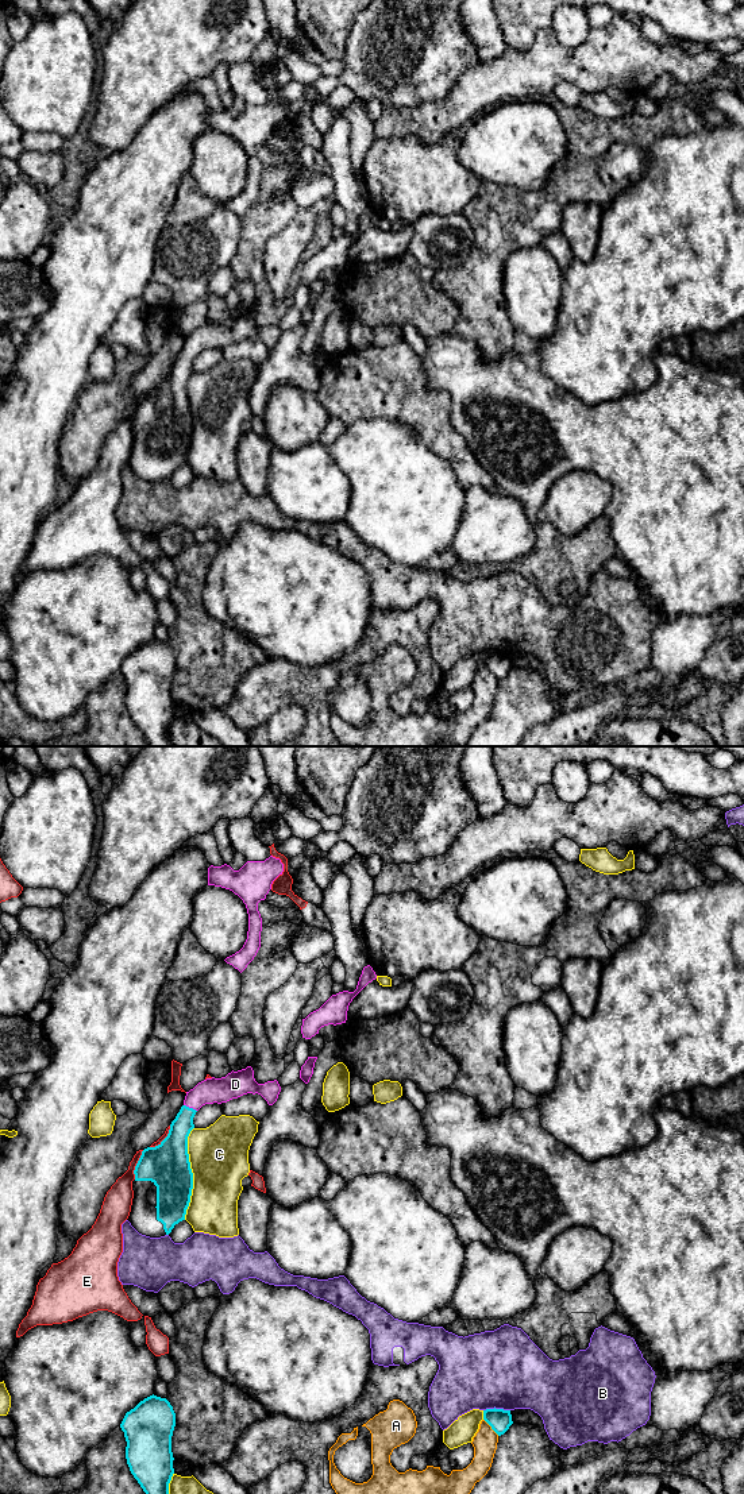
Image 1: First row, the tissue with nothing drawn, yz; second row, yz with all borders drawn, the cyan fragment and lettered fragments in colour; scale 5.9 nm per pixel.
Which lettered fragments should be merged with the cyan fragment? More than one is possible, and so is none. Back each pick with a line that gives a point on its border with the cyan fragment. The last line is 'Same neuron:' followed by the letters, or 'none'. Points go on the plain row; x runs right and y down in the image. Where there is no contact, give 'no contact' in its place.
D: yz (191, 352)
Same neuron: D

